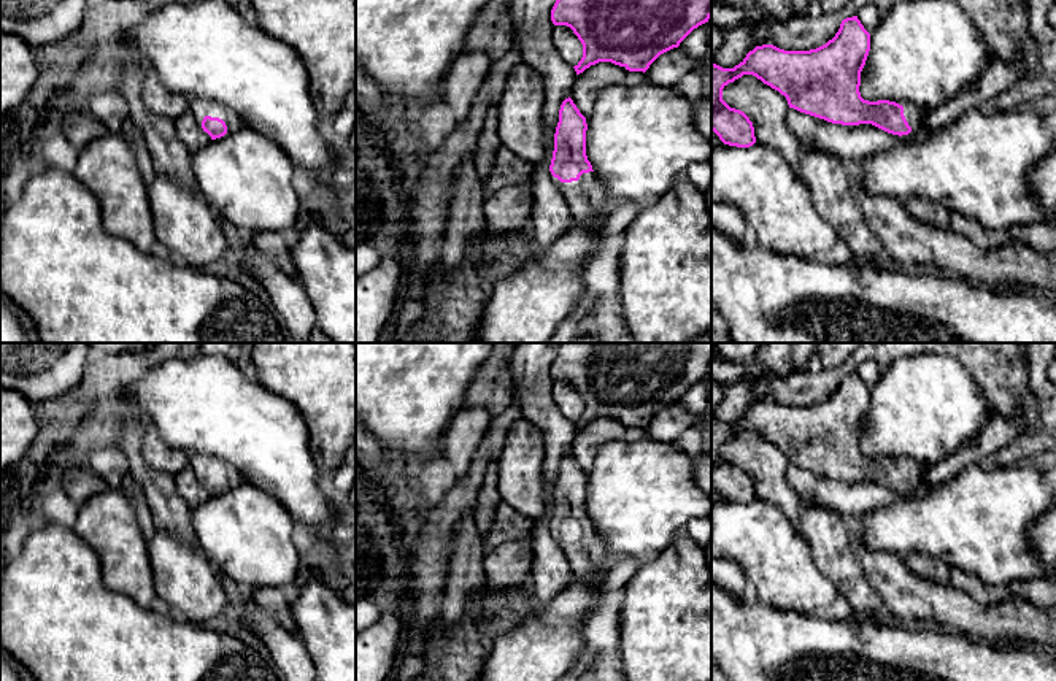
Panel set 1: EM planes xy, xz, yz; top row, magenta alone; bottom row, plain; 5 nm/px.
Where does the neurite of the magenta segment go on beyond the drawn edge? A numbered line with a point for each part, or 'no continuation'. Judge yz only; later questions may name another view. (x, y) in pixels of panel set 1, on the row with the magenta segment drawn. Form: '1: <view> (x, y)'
1: yz (913, 116)

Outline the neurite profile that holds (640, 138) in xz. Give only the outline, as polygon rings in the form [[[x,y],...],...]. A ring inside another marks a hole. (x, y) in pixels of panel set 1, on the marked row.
[[[649,81],[635,86],[608,86],[586,119],[586,156],[613,203],[657,202],[691,164],[711,159],[711,141],[694,125],[692,100],[673,86]]]

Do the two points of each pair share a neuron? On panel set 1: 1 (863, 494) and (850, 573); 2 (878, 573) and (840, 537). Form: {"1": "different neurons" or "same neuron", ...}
{"1": "different neurons", "2": "different neurons"}

